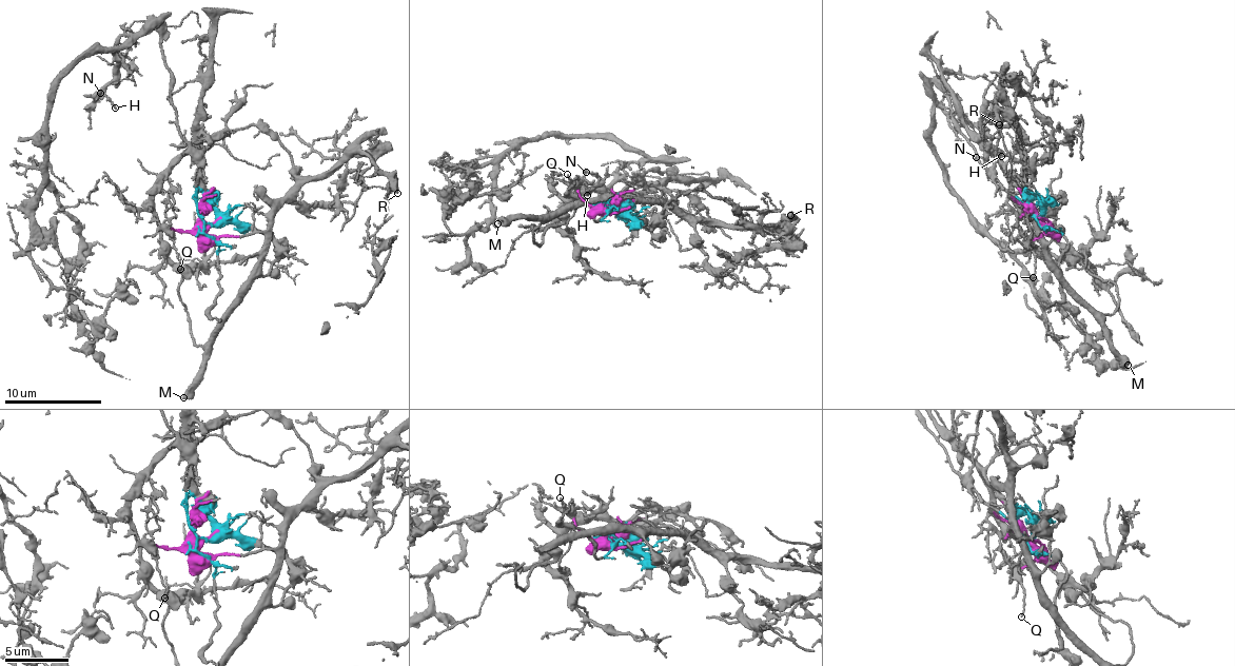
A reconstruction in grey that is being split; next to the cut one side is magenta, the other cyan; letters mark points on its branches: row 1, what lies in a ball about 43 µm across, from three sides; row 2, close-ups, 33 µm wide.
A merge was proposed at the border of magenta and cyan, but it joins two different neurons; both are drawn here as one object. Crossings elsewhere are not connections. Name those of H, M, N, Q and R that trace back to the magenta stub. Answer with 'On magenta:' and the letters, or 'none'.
On magenta: M, Q, R

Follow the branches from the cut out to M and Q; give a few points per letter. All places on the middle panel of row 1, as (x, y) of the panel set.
M: (610, 206), (605, 208), (610, 212), (652, 197), (577, 200), (545, 216), (518, 215), (497, 223)
Q: (610, 206), (593, 208), (577, 193), (567, 174)

